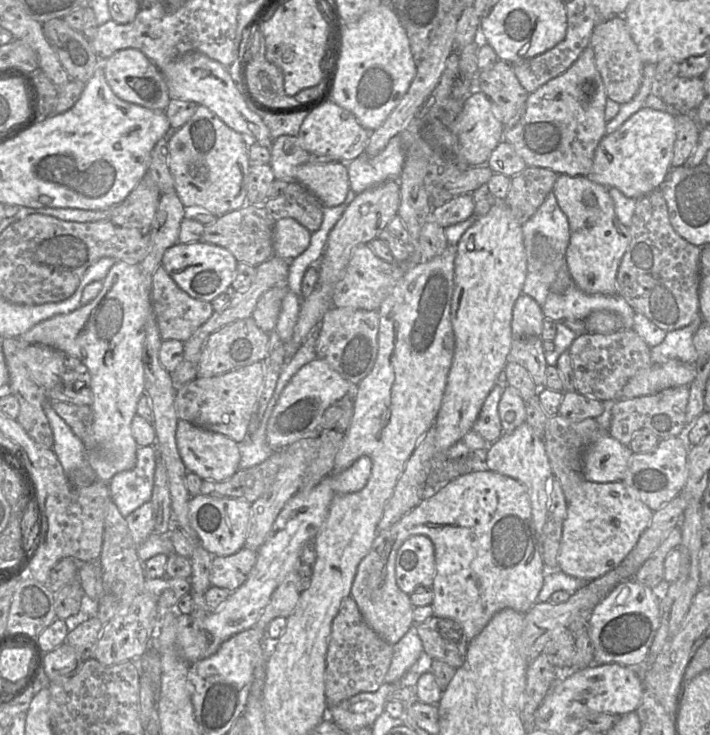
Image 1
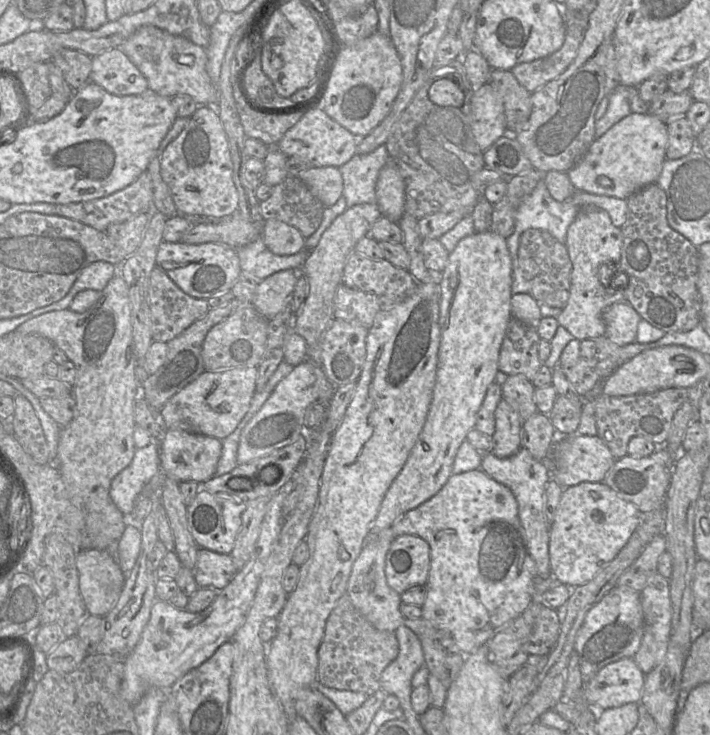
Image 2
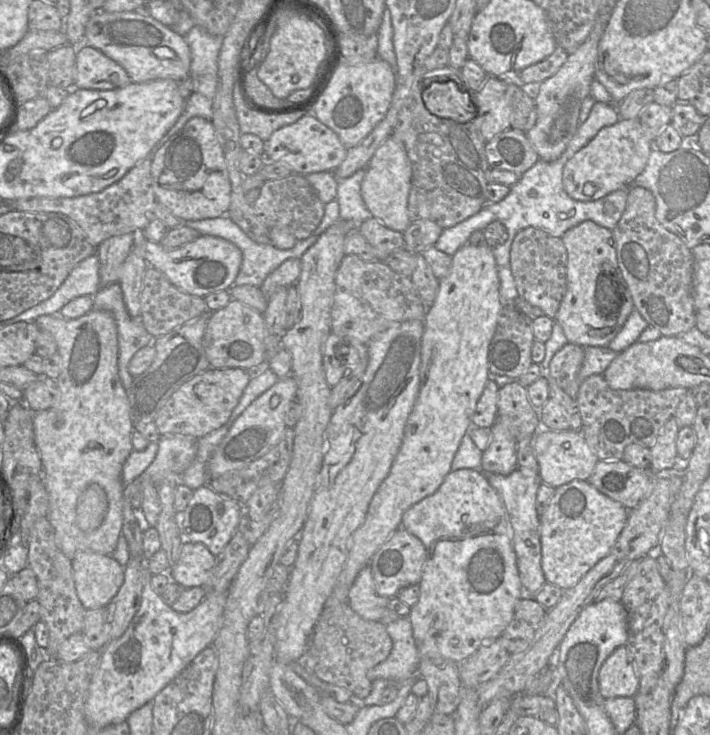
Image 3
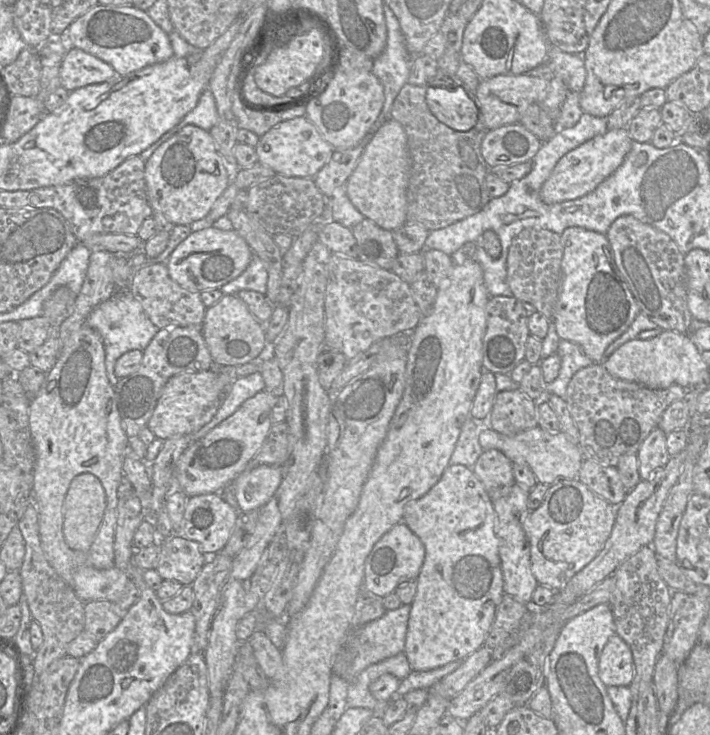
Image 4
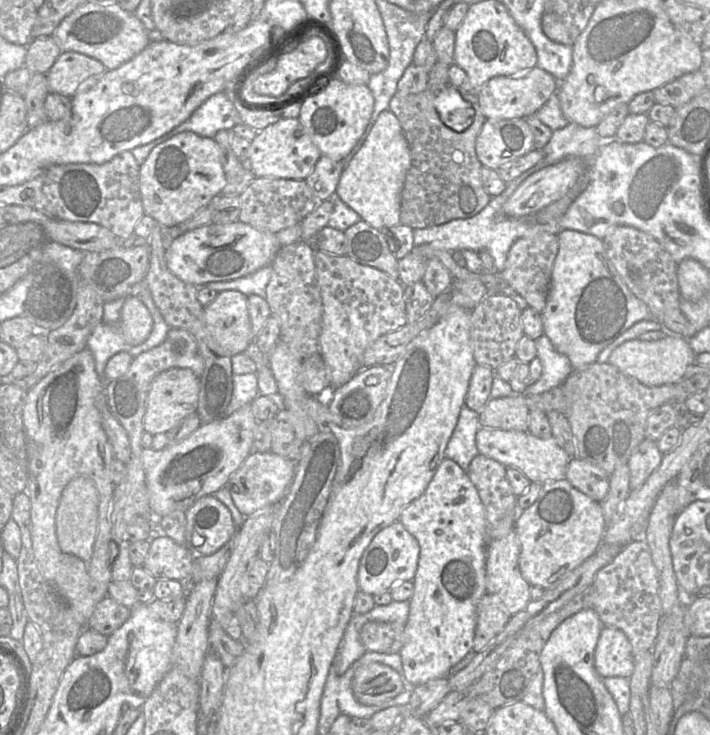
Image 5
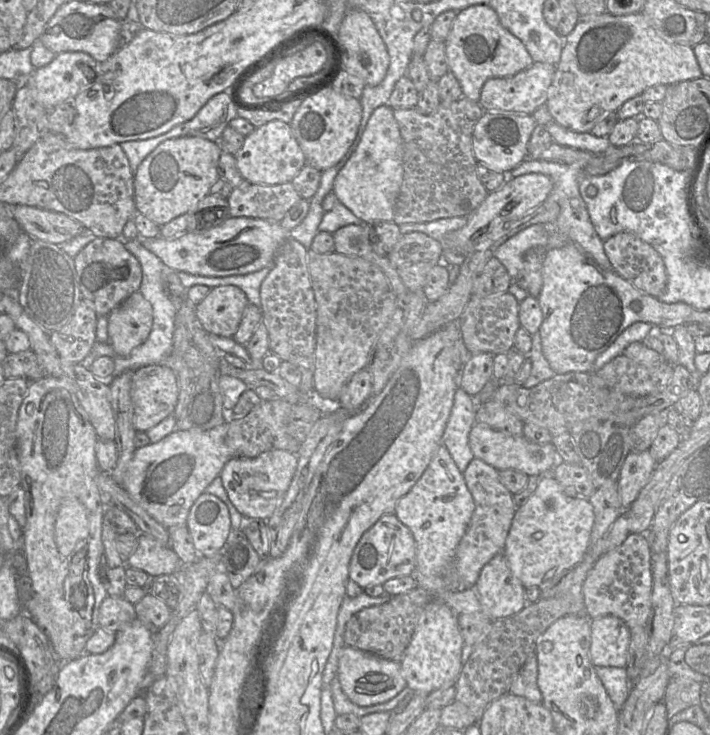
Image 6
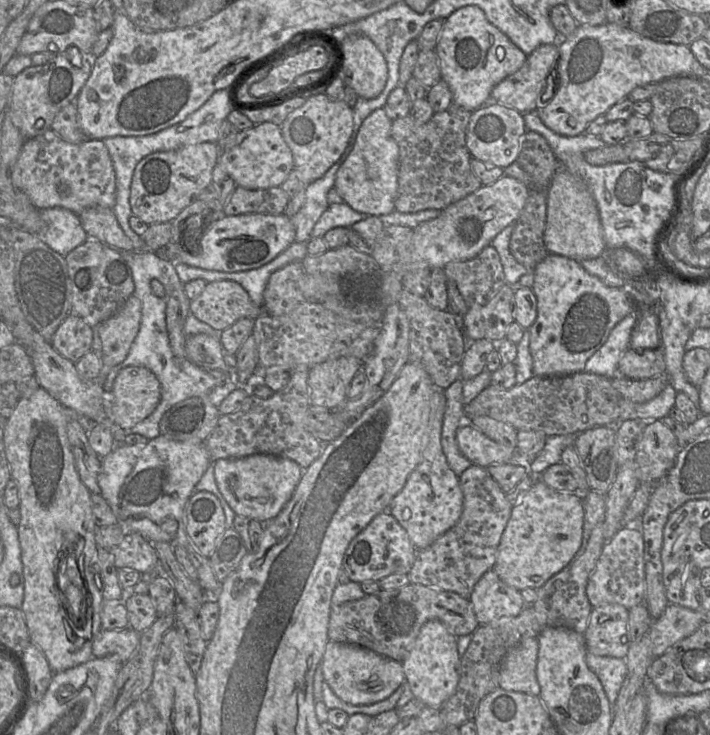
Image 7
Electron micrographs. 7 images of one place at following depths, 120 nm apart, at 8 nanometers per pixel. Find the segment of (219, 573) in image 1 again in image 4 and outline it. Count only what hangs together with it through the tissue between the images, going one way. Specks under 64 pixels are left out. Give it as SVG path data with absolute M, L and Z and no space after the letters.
M173 534L160 544L160 553L155 570L163 580L176 580L183 586L190 586L209 558L200 551L197 542Z

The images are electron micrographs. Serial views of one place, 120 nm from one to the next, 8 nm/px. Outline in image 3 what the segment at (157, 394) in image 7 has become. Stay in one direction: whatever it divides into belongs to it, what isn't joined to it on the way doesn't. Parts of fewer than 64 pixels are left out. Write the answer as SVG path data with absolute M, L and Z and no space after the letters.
M210 367L195 375L183 383L158 412L153 422L159 434L161 436L185 435L202 438L219 429L229 420L249 381L247 370L242 368L216 369Z

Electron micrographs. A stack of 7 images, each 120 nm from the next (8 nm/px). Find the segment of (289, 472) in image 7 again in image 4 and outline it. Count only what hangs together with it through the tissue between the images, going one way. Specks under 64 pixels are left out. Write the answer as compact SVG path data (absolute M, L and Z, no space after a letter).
M259 465L251 470L245 469L232 482L238 508L243 512L259 510L273 497L280 486L281 480L281 466Z

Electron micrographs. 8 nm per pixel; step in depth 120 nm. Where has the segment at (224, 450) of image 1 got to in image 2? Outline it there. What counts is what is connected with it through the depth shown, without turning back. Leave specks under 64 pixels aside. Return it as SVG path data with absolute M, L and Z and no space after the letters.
M168 429L163 434L159 445L159 471L145 486L141 497L149 497L154 492L160 493L166 479L179 483L193 481L203 483L215 475L222 453L222 440L201 434L194 434L180 429Z

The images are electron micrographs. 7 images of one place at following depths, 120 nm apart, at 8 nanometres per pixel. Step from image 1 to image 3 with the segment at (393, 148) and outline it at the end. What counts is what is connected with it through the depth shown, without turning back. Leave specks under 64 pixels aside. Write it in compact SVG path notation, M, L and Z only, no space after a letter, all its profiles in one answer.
M366 168L359 169L347 178L337 179L337 197L340 220L363 222L372 217L361 195L361 184L366 174Z

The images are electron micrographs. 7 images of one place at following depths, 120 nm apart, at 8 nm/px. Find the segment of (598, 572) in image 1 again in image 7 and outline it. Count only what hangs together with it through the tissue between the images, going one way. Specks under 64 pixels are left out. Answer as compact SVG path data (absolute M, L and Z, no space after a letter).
M536 479L518 503L512 506L511 516L503 531L493 567L499 578L519 591L527 588L539 589L552 576L566 567L582 543L584 508L581 493L560 492Z

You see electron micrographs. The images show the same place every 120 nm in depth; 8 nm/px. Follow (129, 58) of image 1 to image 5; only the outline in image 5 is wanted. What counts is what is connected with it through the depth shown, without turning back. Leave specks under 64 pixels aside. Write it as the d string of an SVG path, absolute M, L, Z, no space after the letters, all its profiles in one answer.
M74 51L62 52L46 73L50 93L72 98L83 82L106 70L95 58Z

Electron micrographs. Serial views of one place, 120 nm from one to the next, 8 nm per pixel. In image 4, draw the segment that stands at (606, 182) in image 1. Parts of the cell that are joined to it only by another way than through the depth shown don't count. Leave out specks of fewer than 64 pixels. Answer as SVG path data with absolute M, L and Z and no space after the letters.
M626 128L611 129L584 142L565 154L555 165L540 189L540 198L547 204L574 200L592 192L623 162L633 140Z

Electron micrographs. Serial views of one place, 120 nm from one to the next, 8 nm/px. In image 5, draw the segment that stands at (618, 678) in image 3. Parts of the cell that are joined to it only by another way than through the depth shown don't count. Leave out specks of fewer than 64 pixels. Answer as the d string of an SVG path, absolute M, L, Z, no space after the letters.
M603 626L594 652L594 667L601 678L630 678L634 657L632 645L622 630Z

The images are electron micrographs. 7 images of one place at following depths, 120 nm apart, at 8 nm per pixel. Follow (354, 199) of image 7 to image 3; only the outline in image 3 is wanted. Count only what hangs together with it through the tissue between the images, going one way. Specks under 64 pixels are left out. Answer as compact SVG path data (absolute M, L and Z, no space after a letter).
M390 136L375 151L361 184L362 199L372 216L387 228L402 233L411 223L408 216L411 174L411 163L404 145Z

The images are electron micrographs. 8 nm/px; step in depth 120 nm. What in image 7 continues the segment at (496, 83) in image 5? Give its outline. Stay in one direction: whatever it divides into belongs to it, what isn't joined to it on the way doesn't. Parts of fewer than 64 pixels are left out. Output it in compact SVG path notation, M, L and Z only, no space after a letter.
M540 45L527 56L520 69L492 89L491 101L514 108L521 114L537 110L540 102L545 100L546 81L556 70L558 60L557 46Z

